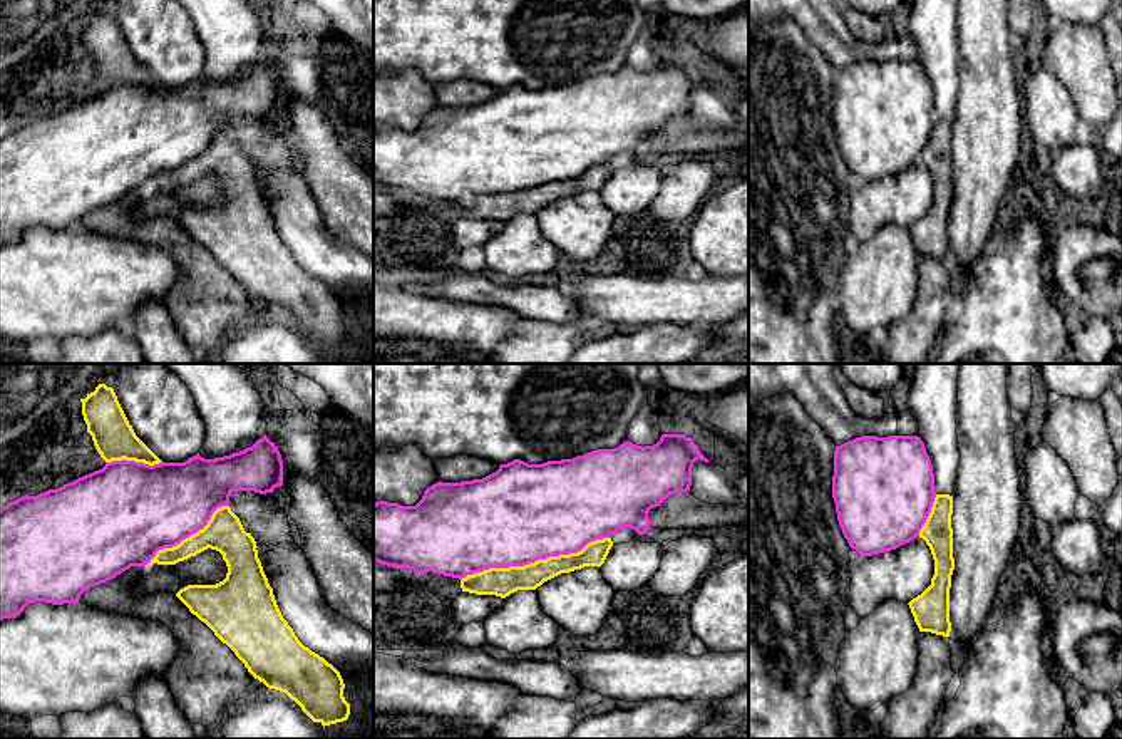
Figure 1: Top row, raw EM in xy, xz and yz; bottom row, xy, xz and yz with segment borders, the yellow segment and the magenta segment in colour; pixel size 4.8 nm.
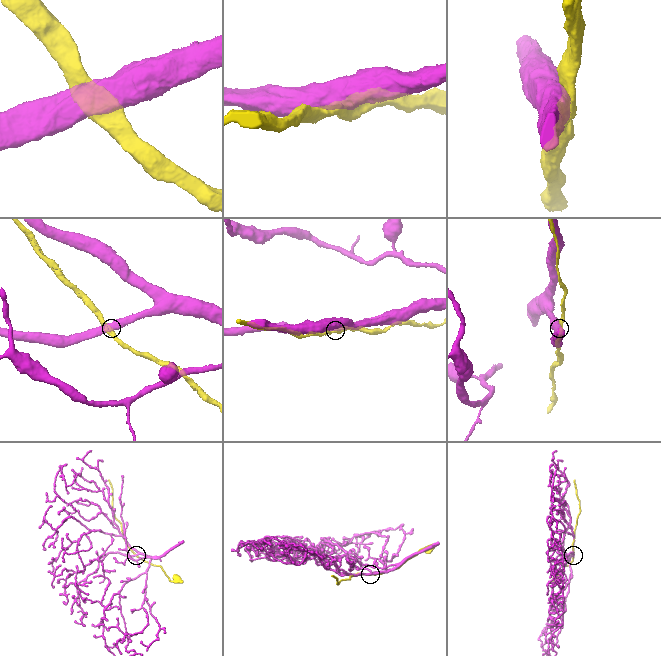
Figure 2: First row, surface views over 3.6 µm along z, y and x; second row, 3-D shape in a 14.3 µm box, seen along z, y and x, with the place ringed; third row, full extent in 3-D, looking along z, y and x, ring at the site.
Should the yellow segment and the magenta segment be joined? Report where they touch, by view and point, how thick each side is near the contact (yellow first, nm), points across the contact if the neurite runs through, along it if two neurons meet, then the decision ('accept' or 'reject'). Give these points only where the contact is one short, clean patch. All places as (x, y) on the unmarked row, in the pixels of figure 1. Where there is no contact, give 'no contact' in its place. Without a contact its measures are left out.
meets yellow in xz at (535, 186); 140 nm thick on the yellow side, 480 nm on the other; reject

